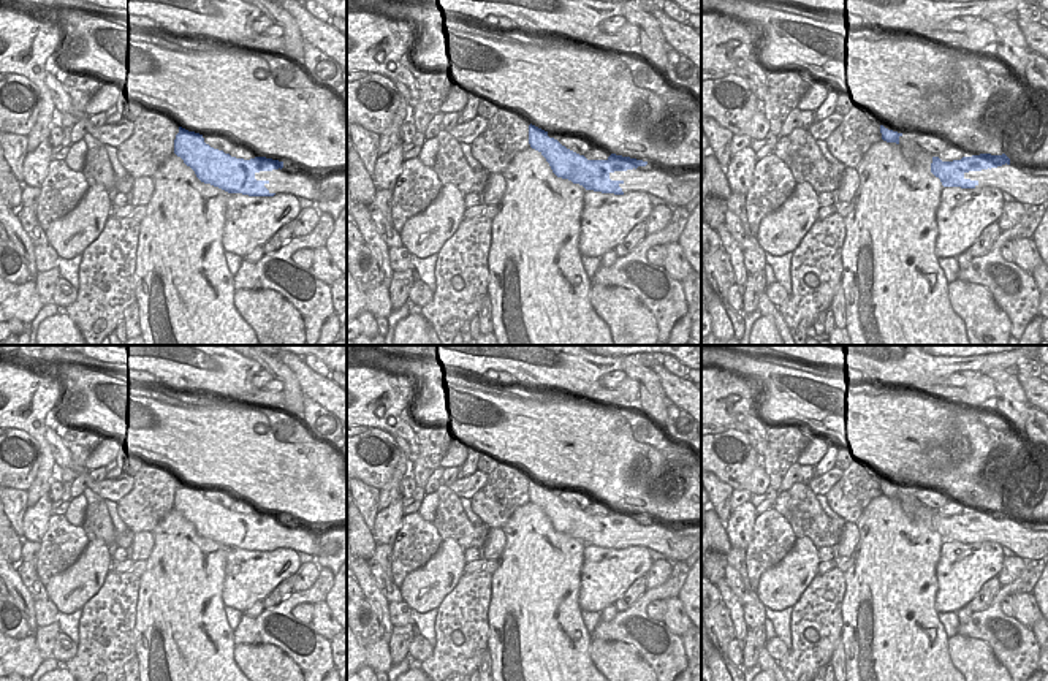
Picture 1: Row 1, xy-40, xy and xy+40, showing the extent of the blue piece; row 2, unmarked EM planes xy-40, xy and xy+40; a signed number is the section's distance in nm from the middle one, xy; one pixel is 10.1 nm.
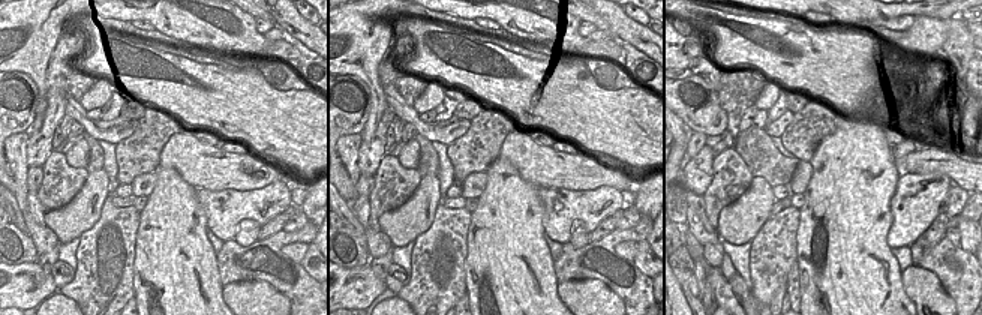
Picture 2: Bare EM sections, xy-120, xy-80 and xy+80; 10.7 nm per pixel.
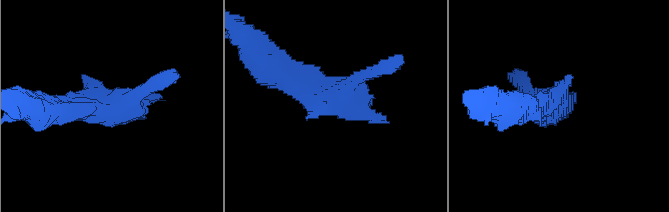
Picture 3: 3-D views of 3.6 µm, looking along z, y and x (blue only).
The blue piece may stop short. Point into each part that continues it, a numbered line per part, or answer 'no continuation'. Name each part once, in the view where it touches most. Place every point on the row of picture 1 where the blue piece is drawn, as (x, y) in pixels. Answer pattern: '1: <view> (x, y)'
1: xy+40 (1015, 179)

